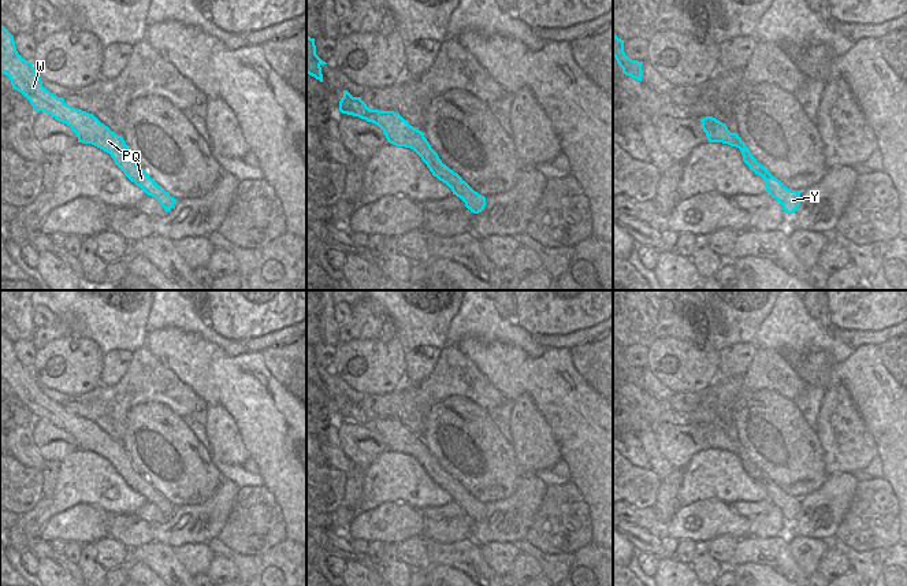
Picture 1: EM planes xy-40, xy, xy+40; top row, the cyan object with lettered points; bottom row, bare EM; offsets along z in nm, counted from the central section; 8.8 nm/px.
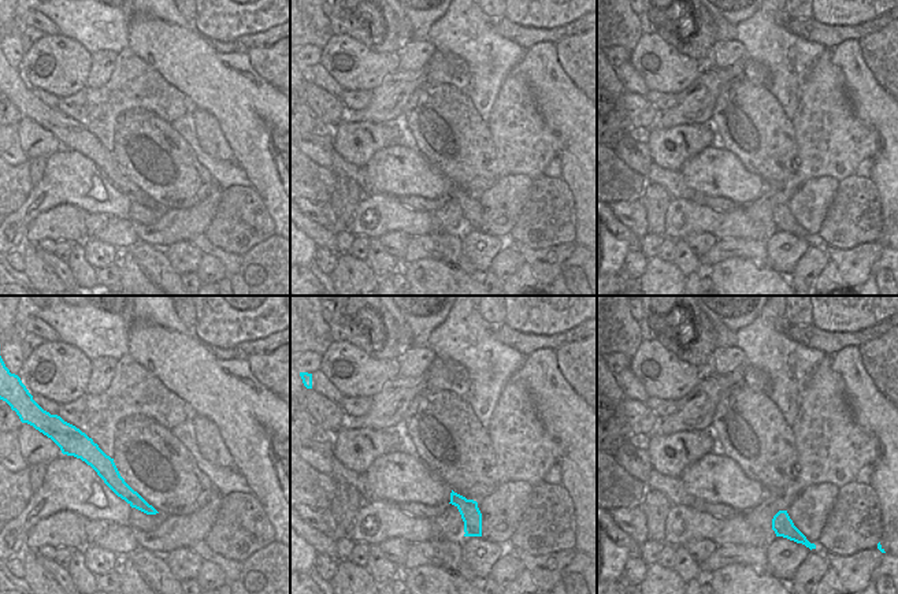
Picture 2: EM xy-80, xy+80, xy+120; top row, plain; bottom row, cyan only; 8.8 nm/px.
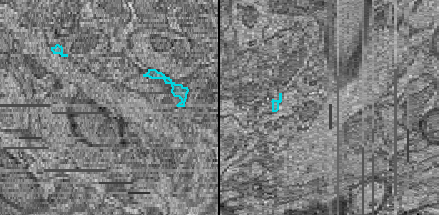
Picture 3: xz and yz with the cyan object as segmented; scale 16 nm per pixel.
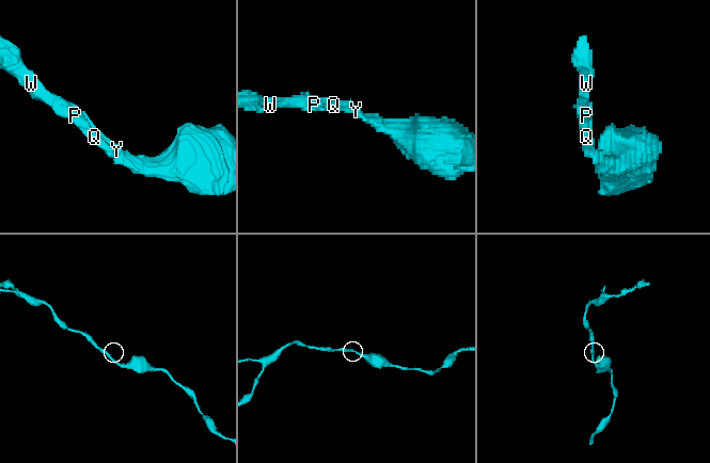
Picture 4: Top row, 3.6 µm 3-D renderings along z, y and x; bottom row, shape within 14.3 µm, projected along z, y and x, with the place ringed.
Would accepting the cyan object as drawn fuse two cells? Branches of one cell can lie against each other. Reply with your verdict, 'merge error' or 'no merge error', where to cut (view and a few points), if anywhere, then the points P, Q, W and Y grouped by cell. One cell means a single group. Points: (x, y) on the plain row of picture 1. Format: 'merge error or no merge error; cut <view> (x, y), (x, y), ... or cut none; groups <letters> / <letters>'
no merge error; cut none; groups P Q W Y

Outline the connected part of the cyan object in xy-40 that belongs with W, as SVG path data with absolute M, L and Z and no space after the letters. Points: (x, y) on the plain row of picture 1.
M0 330L0 378L5 381L12 396L21 398L31 411L34 419L42 418L66 430L77 441L78 449L92 450L109 460L124 482L148 502L155 504L168 519L175 505L159 493L134 467L122 442L115 441L93 420L77 416L42 393L33 368L25 367L15 355L14 342Z

